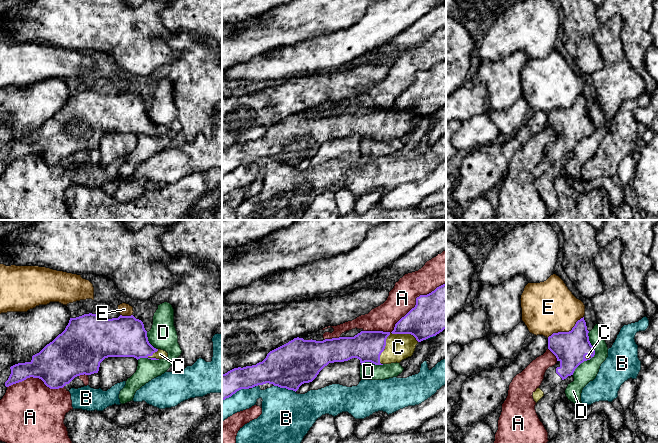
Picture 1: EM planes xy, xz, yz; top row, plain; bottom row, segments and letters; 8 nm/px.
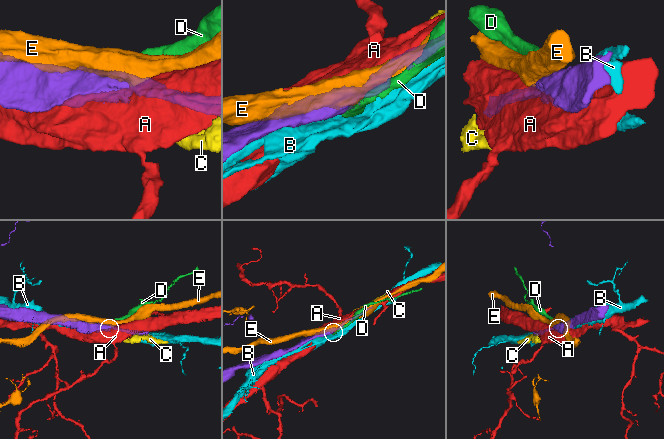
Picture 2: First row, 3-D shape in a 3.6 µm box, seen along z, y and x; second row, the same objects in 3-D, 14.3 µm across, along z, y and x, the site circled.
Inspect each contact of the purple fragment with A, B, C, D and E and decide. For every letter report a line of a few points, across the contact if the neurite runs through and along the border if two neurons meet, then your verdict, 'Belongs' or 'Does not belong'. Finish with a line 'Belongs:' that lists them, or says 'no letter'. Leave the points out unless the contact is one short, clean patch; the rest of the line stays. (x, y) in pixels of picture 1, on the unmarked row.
A: Does not belong
B: Does not belong
C: Belongs
D: Does not belong
E: Does not belong
Belongs: C

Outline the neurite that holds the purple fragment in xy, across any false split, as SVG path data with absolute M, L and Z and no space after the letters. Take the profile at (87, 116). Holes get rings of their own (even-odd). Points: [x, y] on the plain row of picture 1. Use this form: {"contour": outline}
{"contour": "M92 89L84 90L70 94L65 106L39 129L33 131L30 138L11 142L11 150L5 162L9 163L33 153L41 155L50 165L63 164L77 152L98 149L100 139L108 133L159 136L166 135L168 129L154 124L149 119L143 98L133 91L107 95Z"}

